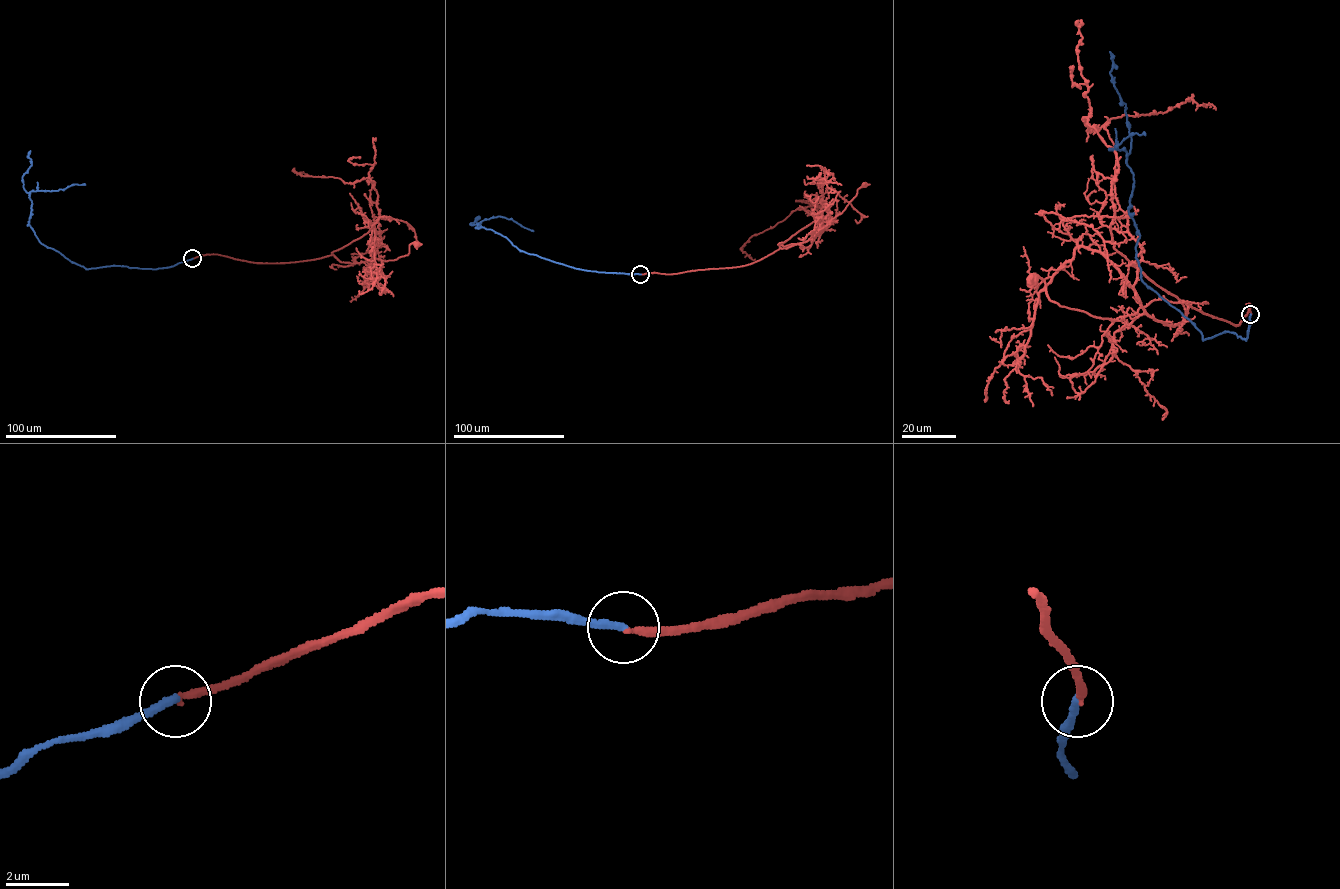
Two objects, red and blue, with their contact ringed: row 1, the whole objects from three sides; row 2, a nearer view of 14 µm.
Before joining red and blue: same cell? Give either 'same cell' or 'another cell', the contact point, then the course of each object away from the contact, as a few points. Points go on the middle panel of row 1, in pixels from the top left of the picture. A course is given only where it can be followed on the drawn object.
same cell; at (640, 274); red runs (640, 274), (735, 267), (759, 260), (780, 248), (807, 241), (840, 214), (865, 185); blue runs (640, 274), (577, 269), (520, 251), (499, 234), (477, 227), (485, 219), (501, 216), (533, 231)

